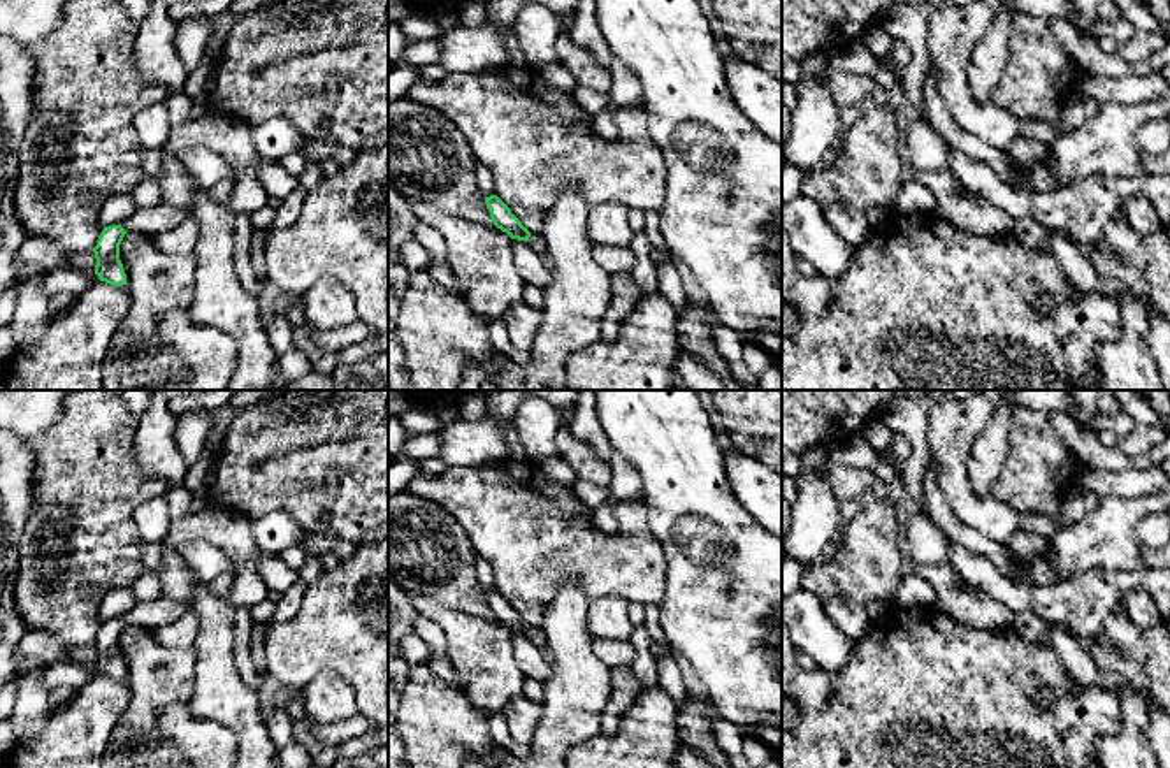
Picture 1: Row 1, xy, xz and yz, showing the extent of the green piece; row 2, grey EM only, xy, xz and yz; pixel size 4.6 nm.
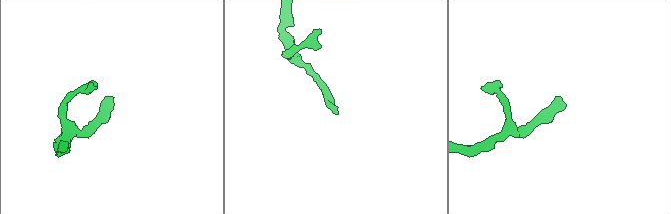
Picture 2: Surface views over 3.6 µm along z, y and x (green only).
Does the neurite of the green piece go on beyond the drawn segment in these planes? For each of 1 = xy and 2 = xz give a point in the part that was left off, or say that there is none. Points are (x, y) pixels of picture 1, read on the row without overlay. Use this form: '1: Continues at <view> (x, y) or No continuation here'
1: No continuation here
2: Continues at xz (538, 637)

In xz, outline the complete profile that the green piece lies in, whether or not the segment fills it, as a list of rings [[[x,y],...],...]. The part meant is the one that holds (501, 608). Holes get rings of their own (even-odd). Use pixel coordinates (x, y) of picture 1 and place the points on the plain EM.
[[[497,589],[485,590],[485,596],[497,622],[506,626],[511,633],[525,634],[531,643],[545,650],[548,638],[543,629],[531,627]]]

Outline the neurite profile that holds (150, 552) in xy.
[[[148,543],[141,545],[141,559],[142,566],[153,573],[158,573],[162,566],[162,543]]]

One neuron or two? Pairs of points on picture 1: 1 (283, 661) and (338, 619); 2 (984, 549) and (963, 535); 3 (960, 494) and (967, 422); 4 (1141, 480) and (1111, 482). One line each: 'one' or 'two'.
1: one
2: one
3: one
4: one

